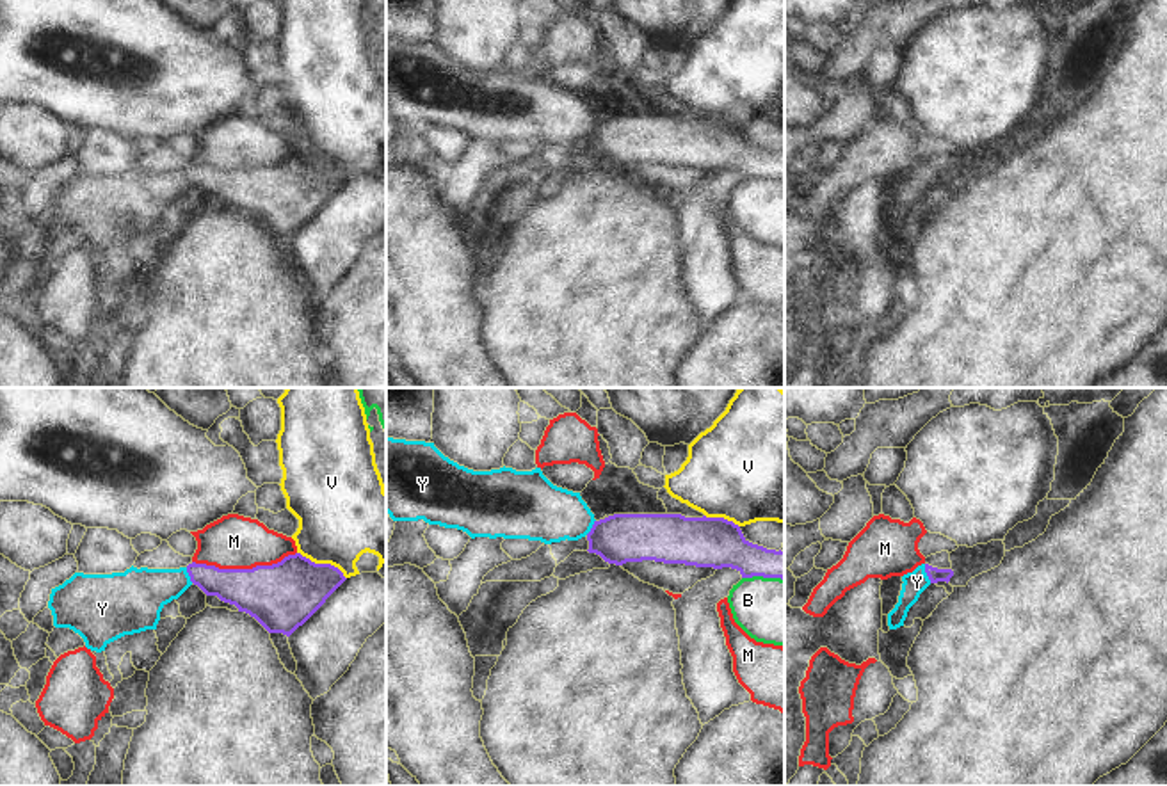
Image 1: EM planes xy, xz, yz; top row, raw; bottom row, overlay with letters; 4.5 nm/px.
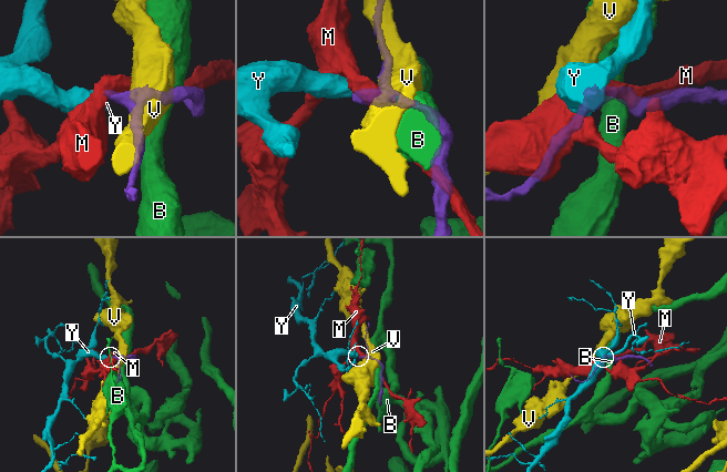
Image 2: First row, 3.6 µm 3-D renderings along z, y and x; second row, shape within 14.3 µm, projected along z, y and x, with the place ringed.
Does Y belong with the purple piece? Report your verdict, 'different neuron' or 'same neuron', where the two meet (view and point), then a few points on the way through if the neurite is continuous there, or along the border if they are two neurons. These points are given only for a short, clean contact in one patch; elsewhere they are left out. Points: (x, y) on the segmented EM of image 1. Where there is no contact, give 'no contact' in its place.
same neuron; contact yz (925, 571); way yz (934, 575), (925, 571), (917, 582)

